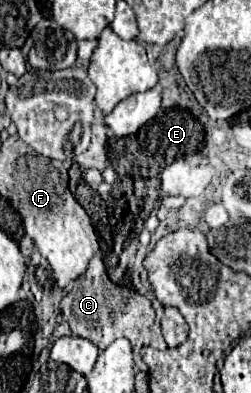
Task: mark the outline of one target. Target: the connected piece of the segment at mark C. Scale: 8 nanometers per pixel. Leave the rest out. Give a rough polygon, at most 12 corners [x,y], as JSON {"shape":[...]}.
{"shape":[[100,255],[60,303],[72,333],[168,348],[150,299],[118,287]]}

